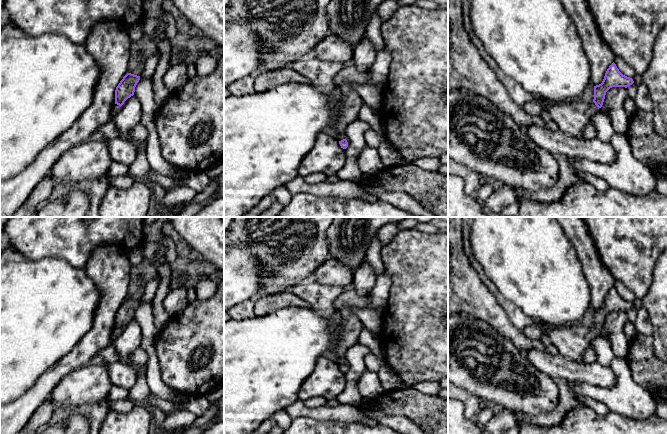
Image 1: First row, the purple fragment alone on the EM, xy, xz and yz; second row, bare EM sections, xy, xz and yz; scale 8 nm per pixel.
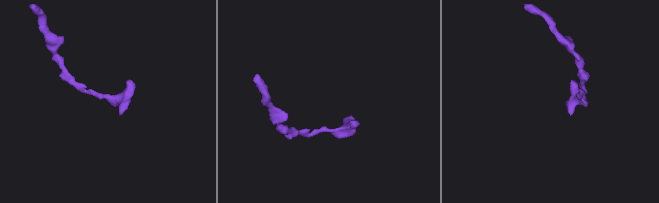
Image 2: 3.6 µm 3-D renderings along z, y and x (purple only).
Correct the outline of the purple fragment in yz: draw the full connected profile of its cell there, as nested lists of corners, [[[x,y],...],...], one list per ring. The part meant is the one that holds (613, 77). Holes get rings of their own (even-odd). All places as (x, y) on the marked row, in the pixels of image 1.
[[[613,62],[607,69],[602,83],[594,86],[594,99],[590,104],[578,99],[563,103],[550,103],[540,96],[536,96],[535,100],[549,111],[551,119],[558,125],[558,130],[577,139],[586,139],[585,126],[602,107],[606,92],[612,87],[627,88],[633,83],[633,79],[623,75]]]

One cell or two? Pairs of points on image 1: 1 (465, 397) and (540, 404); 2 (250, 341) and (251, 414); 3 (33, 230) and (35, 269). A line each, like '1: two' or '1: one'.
1: two
2: one
3: two

